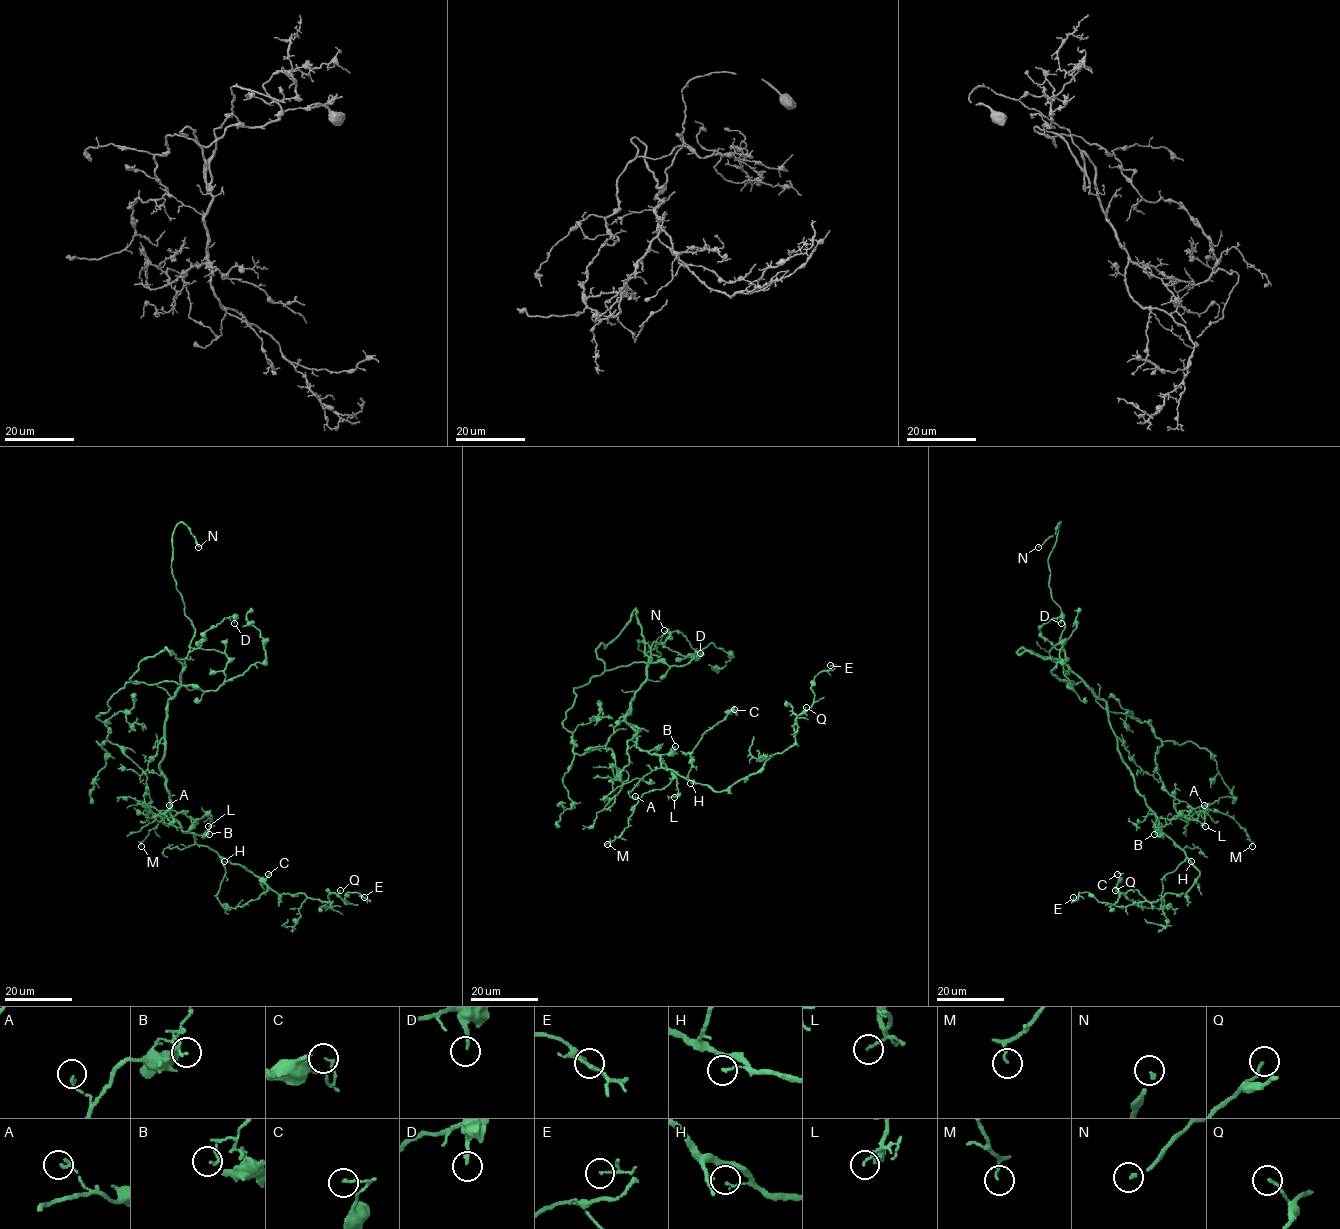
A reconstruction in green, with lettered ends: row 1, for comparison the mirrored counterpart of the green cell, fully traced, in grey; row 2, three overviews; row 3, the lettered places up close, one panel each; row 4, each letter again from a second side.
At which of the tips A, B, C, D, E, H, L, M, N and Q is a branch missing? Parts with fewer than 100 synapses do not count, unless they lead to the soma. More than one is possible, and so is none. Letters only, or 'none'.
N

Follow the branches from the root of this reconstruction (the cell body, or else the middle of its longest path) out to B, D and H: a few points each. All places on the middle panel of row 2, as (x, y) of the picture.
B: (613, 757), (615, 763), (610, 766), (621, 770), (629, 763), (630, 740), (650, 753), (668, 754), (675, 746)
D: (613, 757), (573, 752), (574, 688), (635, 662), (685, 665), (663, 645), (674, 631), (700, 653)
H: (613, 757), (610, 766), (625, 767), (627, 741), (632, 740), (657, 755), (663, 768), (695, 781), (690, 783)

